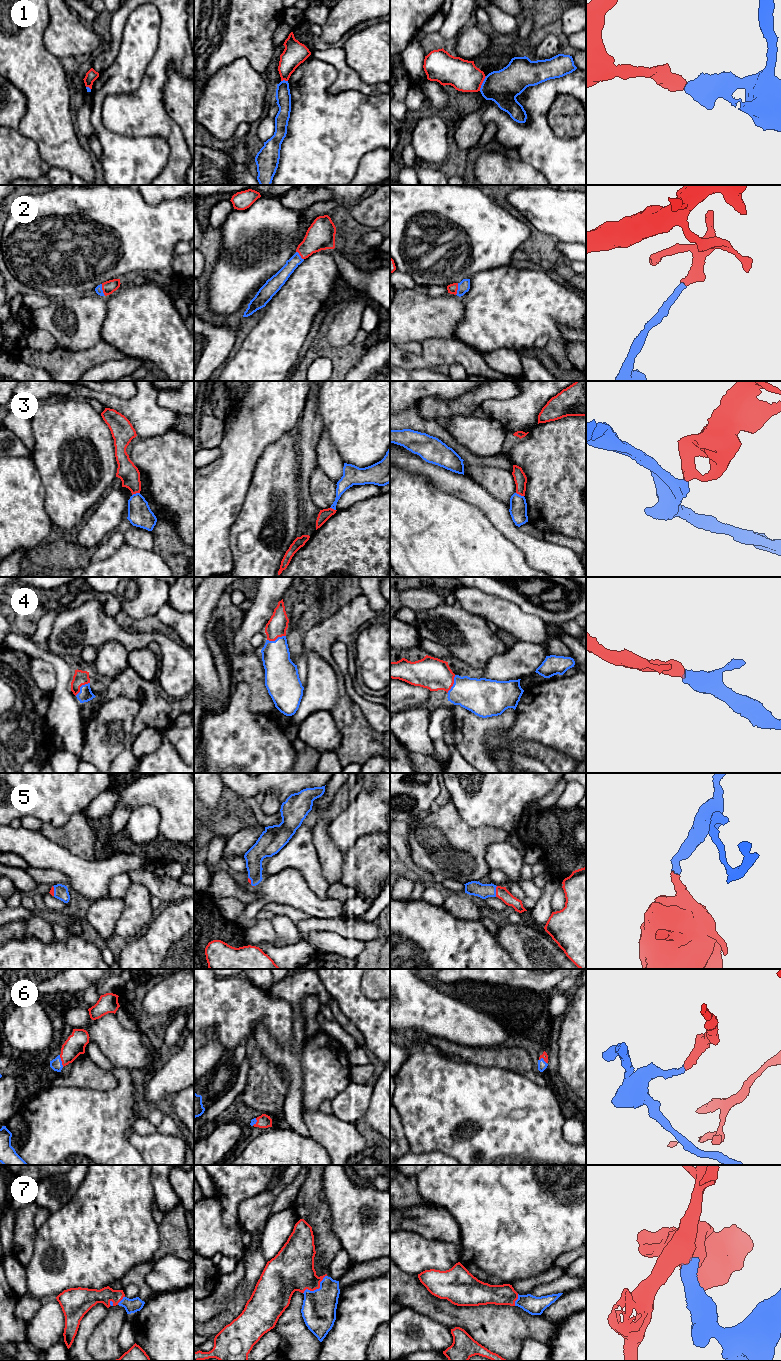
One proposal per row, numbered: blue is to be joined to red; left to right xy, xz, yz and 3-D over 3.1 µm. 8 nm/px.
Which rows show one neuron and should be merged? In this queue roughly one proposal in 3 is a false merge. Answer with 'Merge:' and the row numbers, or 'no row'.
Merge: 2, 4, 5, 6, 7

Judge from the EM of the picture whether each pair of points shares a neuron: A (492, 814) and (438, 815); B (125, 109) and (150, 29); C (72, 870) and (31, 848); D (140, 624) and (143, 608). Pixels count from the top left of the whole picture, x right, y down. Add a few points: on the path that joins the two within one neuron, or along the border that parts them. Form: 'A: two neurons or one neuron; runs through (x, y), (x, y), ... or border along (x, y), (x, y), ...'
A: two neurons; border along (450, 799), (462, 819), (471, 826), (480, 826)
B: two neurons; border along (144, 74), (134, 92), (107, 96)
C: one neuron; runs through (62, 860), (41, 852)
D: two neurons; border along (122, 609), (133, 618), (156, 615)

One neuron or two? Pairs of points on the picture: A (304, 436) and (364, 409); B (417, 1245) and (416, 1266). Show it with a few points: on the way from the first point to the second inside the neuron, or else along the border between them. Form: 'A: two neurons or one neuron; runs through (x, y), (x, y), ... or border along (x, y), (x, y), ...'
A: two neurons; border along (317, 404), (316, 411), (323, 427)
B: one neuron; runs through (416, 1250), (416, 1261)

